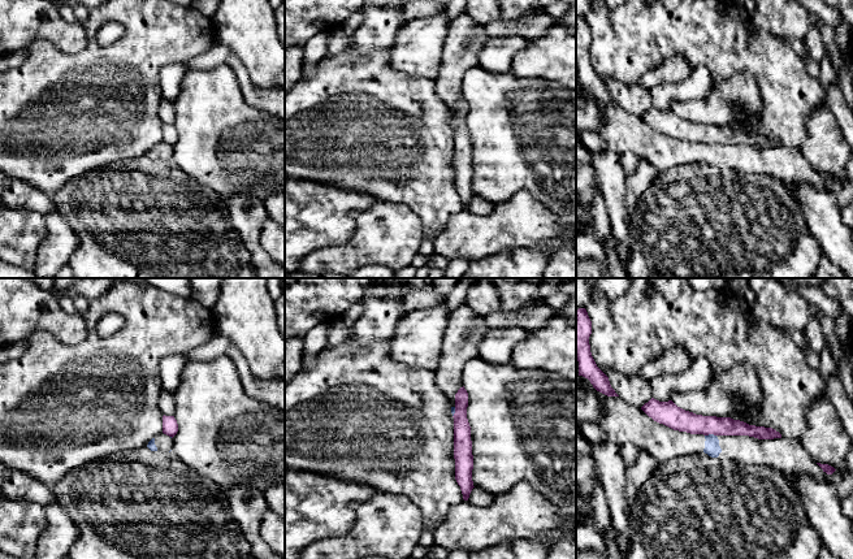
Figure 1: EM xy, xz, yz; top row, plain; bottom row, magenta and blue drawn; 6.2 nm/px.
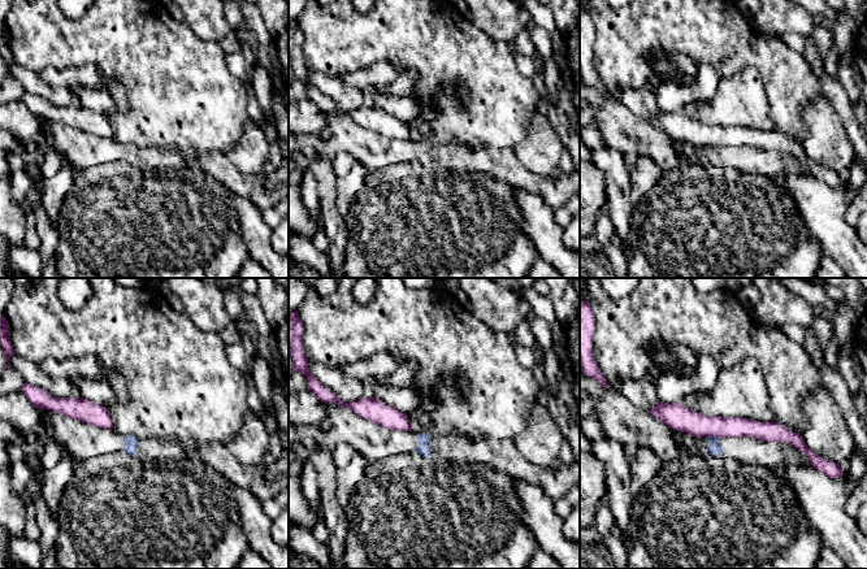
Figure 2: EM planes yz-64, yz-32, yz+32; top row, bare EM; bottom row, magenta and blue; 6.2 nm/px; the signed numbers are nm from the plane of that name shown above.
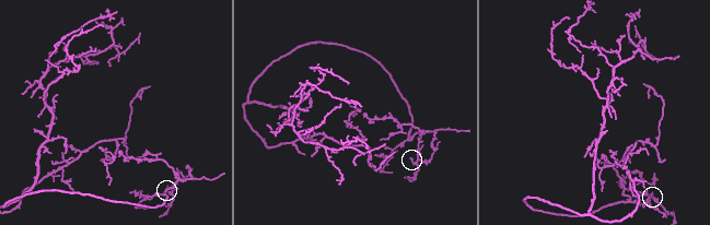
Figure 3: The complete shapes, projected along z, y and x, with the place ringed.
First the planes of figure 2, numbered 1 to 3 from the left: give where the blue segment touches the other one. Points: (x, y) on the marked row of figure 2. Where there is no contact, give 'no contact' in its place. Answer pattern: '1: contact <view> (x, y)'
1: no contact
2: no contact
3: contact yz+32 (714, 435)

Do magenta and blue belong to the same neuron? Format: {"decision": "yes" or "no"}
{"decision": "no"}

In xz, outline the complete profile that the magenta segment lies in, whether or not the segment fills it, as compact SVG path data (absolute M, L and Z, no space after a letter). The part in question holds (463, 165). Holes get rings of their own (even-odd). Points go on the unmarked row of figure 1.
M463 96L455 103L455 122L454 122L454 168L455 168L455 188L460 195L463 208L468 209L472 200L472 150L471 135L467 127L468 101Z

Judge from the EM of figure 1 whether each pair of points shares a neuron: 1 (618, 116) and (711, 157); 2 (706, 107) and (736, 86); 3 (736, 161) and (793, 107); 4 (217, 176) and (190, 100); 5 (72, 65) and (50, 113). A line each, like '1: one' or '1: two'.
1: one
2: one
3: two
4: one
5: one

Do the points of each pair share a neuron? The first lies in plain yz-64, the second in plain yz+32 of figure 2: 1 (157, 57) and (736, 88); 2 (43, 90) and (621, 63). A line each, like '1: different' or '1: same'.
1: different
2: different

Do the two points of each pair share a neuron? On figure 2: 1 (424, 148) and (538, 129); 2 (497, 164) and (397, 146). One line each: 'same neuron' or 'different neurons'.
1: different neurons
2: same neuron

